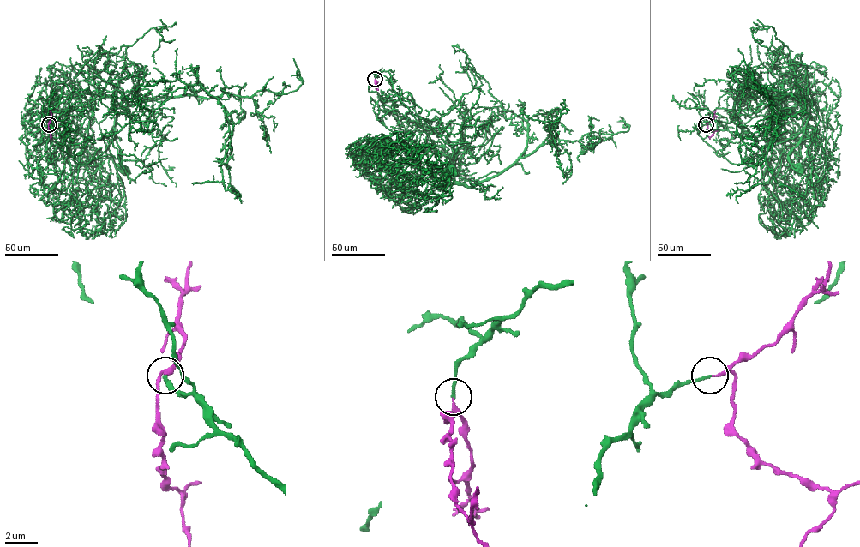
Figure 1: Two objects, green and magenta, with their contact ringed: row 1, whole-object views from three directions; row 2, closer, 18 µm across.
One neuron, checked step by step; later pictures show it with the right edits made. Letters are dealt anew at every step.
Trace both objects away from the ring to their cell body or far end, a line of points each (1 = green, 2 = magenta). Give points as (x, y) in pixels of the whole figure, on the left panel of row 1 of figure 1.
1: (49, 123), (63, 137), (66, 151), (81, 165), (105, 151), (115, 137), (114, 131), (123, 169)
2: (49, 124), (51, 139)

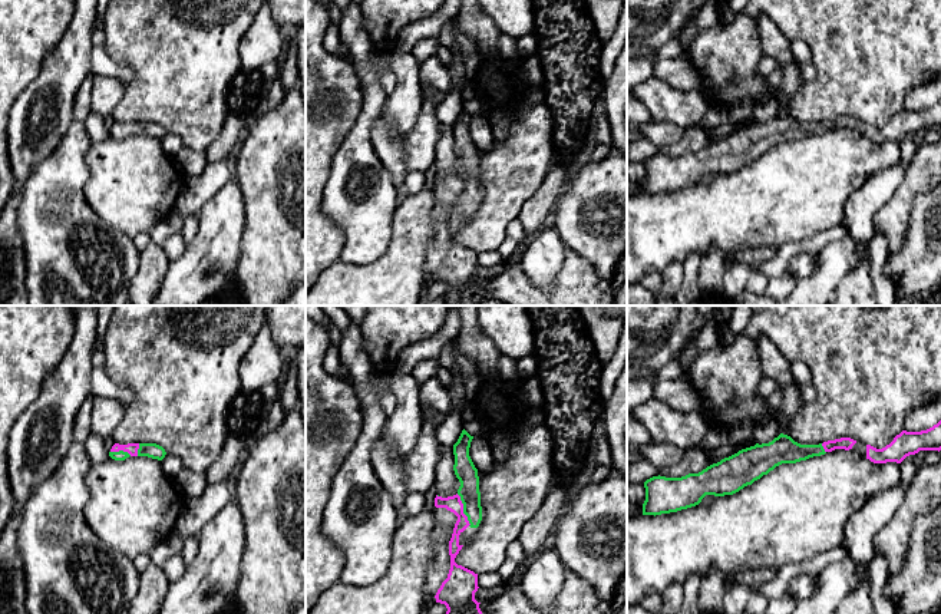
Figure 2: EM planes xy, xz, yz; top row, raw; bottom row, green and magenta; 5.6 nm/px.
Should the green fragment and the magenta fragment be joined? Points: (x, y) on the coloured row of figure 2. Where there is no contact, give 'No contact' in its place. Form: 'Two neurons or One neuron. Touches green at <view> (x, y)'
One neuron. Touches green at xz (464, 509)

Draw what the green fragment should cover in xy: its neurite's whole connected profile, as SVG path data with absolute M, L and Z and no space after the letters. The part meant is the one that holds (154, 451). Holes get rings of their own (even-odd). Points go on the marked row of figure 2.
M115 443L109 452L109 456L115 460L125 460L129 456L148 456L162 460L165 455L165 449L156 443Z

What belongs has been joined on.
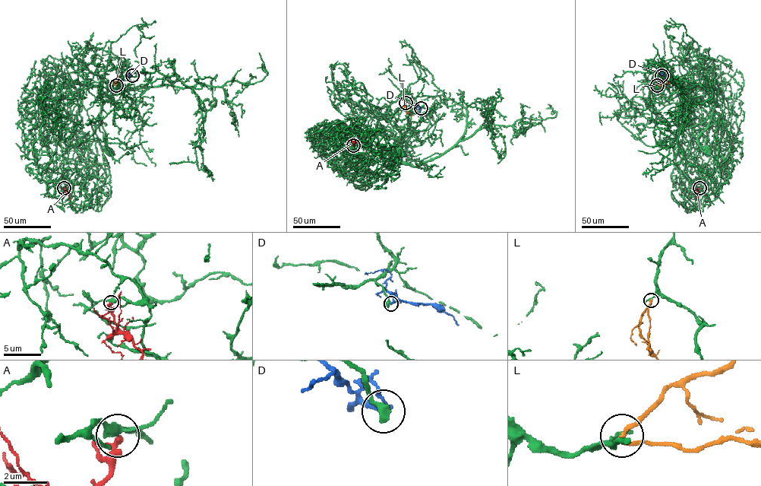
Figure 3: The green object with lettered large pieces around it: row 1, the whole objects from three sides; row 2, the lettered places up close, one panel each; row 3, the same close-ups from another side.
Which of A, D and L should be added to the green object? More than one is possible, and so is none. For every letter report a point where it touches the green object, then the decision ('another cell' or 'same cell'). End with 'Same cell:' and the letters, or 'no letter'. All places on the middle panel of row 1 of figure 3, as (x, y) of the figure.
A: (353, 145) | another cell
D: (421, 108) | another cell
L: (405, 103) | another cell
Same cell: no letter

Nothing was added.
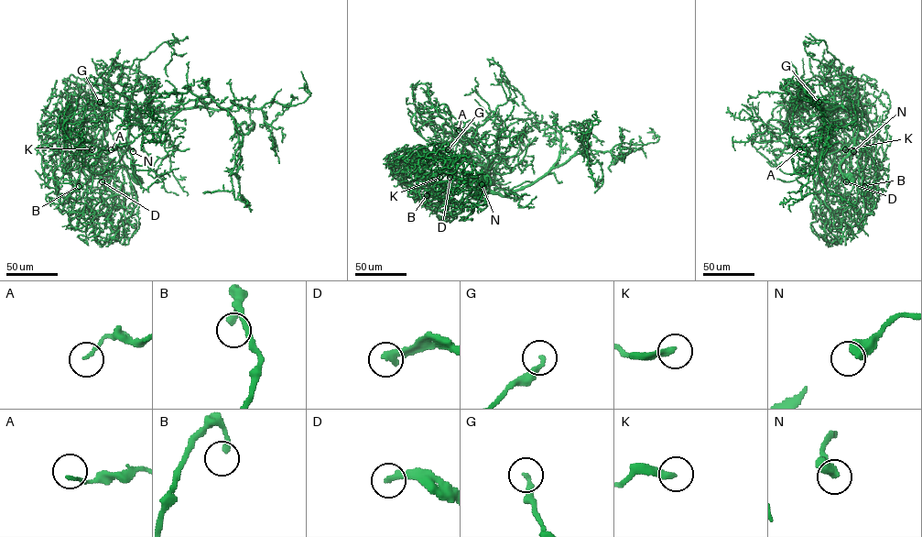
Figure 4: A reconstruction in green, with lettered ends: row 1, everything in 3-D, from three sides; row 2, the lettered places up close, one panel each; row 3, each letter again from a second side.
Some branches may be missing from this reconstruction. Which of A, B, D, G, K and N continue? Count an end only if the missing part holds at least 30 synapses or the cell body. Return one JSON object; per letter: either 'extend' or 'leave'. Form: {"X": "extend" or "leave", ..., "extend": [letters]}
{"A": "leave", "B": "leave", "D": "extend", "G": "leave", "K": "leave", "N": "leave", "extend": ["D"]}

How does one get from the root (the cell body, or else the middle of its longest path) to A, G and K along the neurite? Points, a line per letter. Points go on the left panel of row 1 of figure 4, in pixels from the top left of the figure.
A: (136, 179), (127, 142), (128, 147), (124, 154), (113, 150), (124, 147), (124, 141), (111, 149)
G: (136, 179), (128, 147), (130, 127), (163, 112), (164, 105), (146, 95), (150, 87), (137, 117), (100, 102)
K: (136, 179), (124, 93), (112, 97), (103, 136), (85, 152), (74, 144), (92, 149)

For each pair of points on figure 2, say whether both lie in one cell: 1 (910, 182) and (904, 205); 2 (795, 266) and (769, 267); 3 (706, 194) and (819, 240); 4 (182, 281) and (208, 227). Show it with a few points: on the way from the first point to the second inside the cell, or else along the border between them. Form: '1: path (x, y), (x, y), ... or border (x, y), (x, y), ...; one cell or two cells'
1: path (908, 188), (904, 200); one cell
2: border (818, 250), (789, 261), (786, 270), (795, 281); two cells
3: border (839, 225), (804, 240), (785, 243), (779, 248); two cells
4: path (195, 268), (198, 258), (208, 248), (208, 240); one cell

